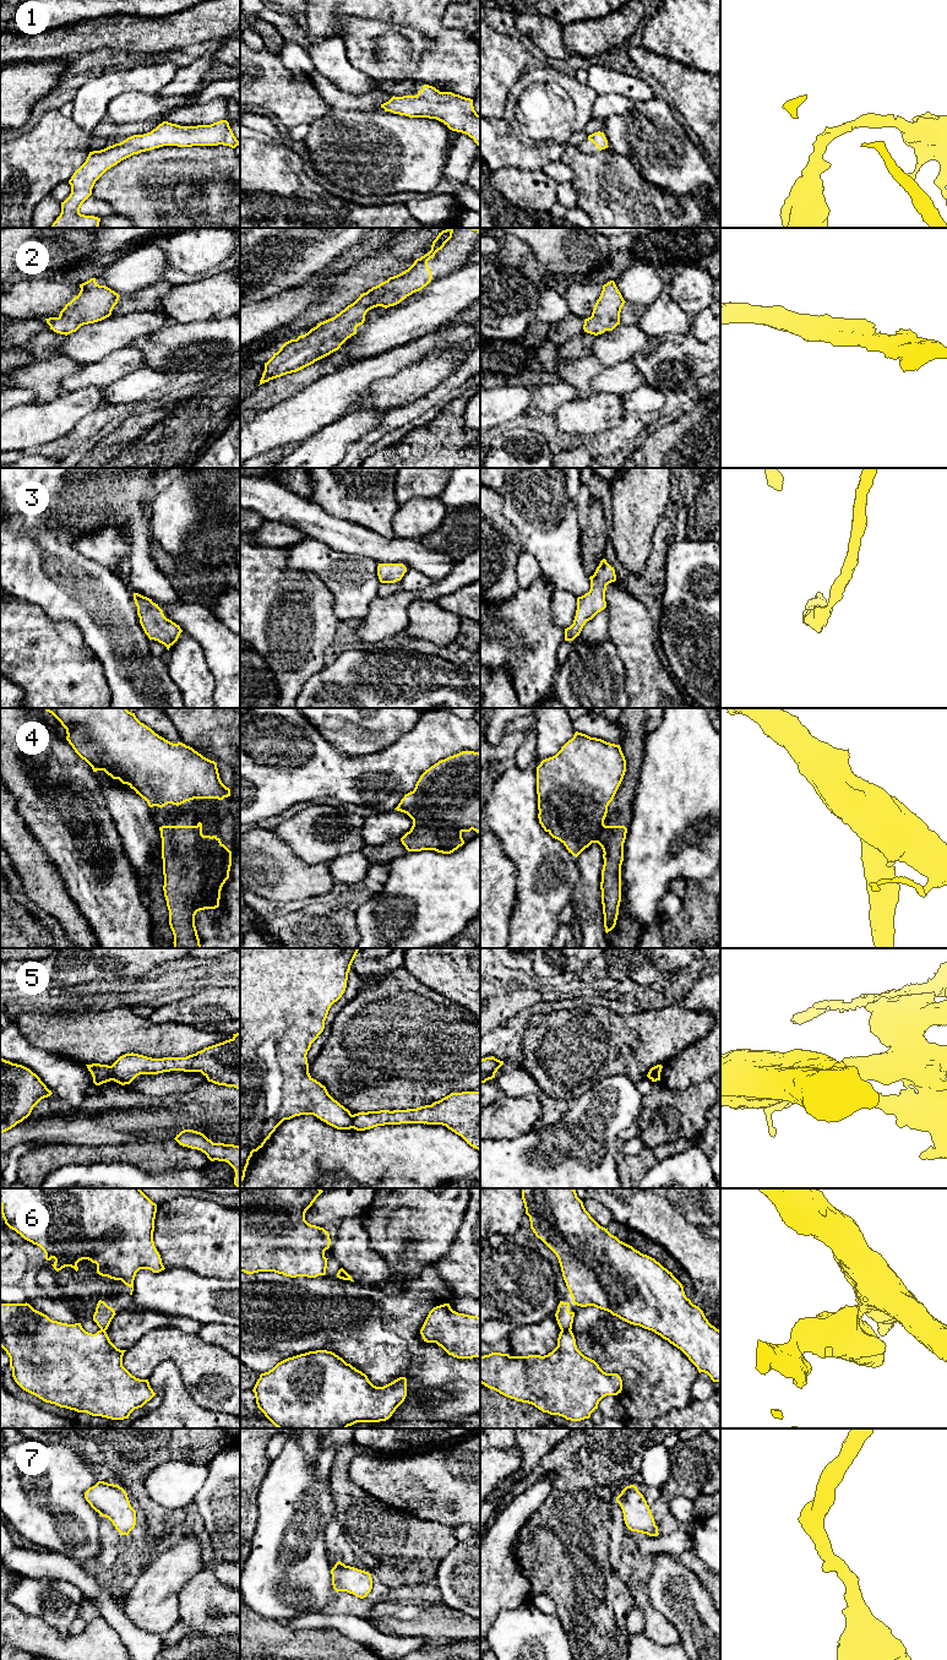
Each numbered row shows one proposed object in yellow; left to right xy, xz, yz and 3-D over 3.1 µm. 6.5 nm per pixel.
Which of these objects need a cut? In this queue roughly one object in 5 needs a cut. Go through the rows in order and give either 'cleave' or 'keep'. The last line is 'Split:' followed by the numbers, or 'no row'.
1: keep
2: keep
3: keep
4: cleave
5: cleave
6: cleave
7: keep
Split: 4, 5, 6

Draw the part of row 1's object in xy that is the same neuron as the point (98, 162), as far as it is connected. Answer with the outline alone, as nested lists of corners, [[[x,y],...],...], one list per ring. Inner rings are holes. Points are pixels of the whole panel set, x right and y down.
[[[227,120],[197,126],[180,126],[163,121],[151,132],[134,135],[120,143],[89,152],[86,162],[69,180],[71,194],[61,202],[61,213],[50,228],[98,228],[100,218],[81,214],[80,208],[92,195],[96,181],[108,169],[134,154],[163,146],[192,147],[218,145],[232,148],[240,145]]]

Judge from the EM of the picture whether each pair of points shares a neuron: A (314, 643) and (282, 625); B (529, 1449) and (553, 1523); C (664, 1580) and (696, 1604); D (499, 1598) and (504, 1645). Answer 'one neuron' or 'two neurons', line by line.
A: one neuron
B: two neurons
C: one neuron
D: two neurons

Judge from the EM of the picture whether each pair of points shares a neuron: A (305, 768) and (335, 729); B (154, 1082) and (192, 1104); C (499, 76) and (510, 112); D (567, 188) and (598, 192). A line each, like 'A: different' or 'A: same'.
A: different
B: different
C: different
D: different

